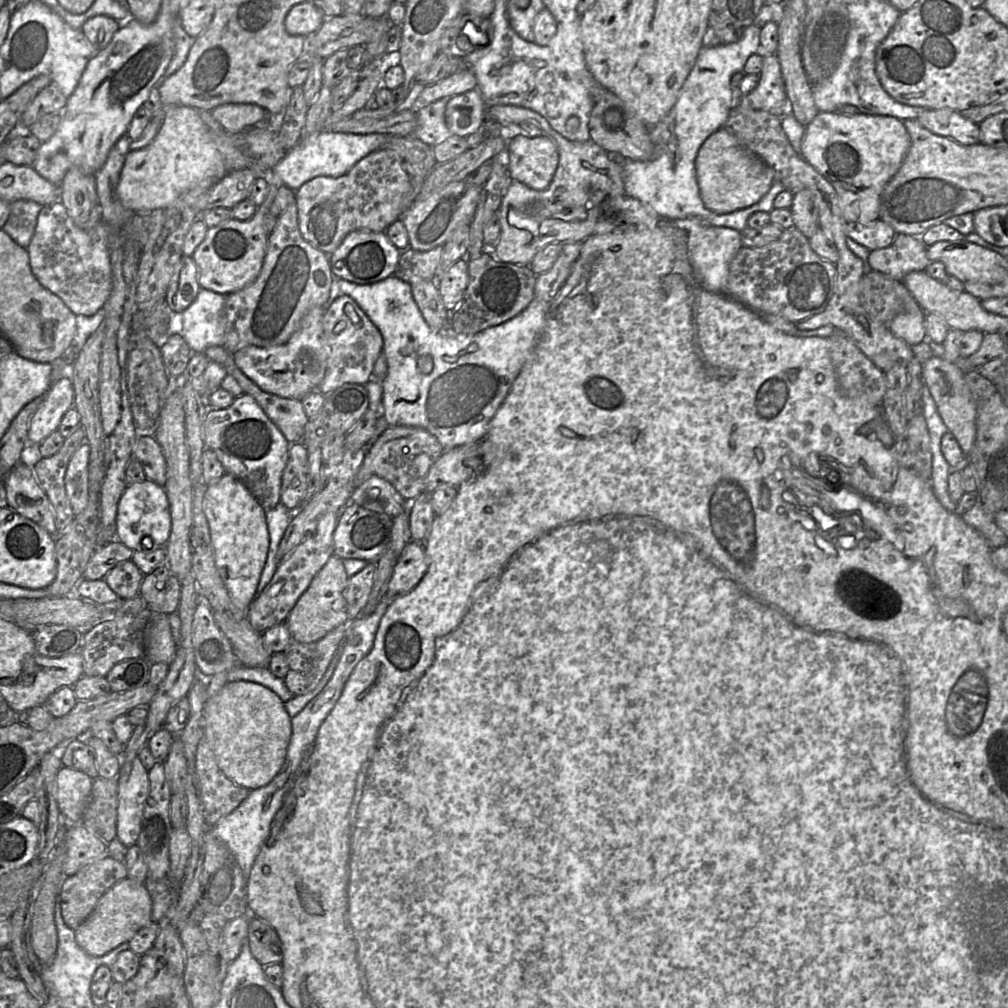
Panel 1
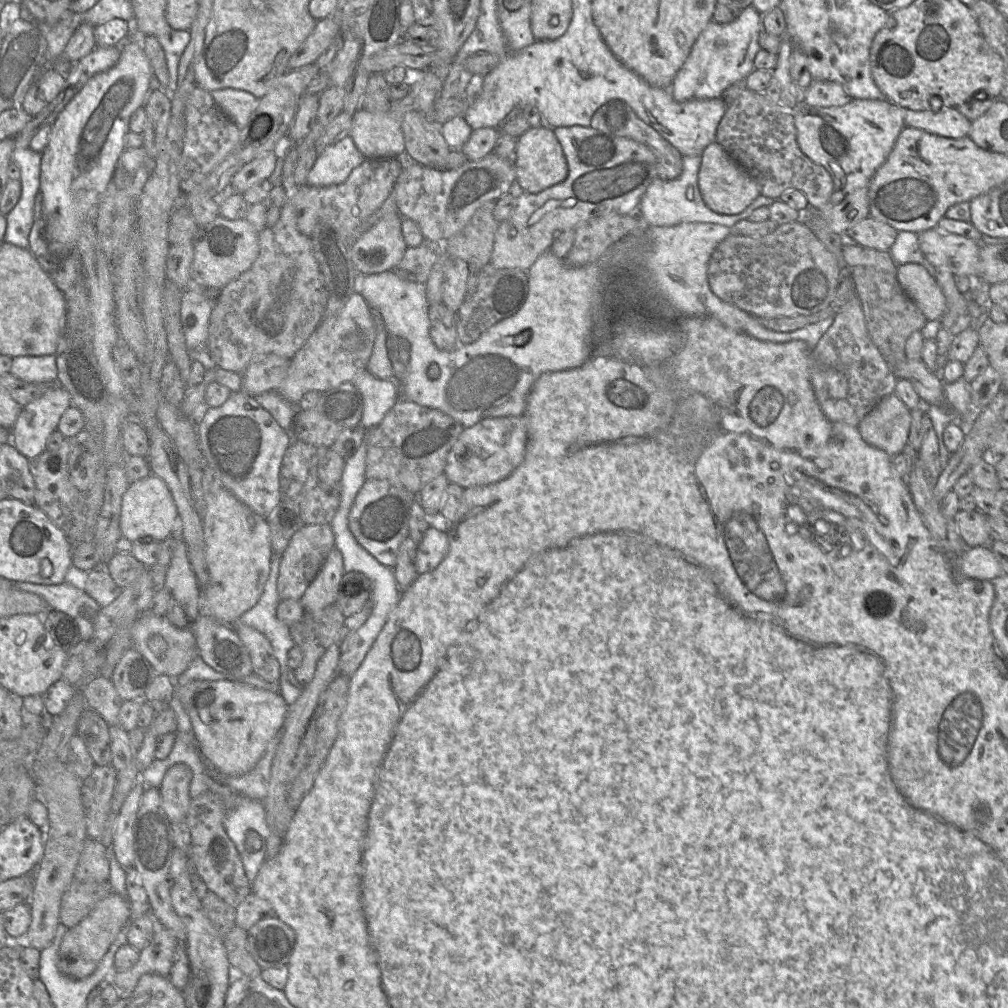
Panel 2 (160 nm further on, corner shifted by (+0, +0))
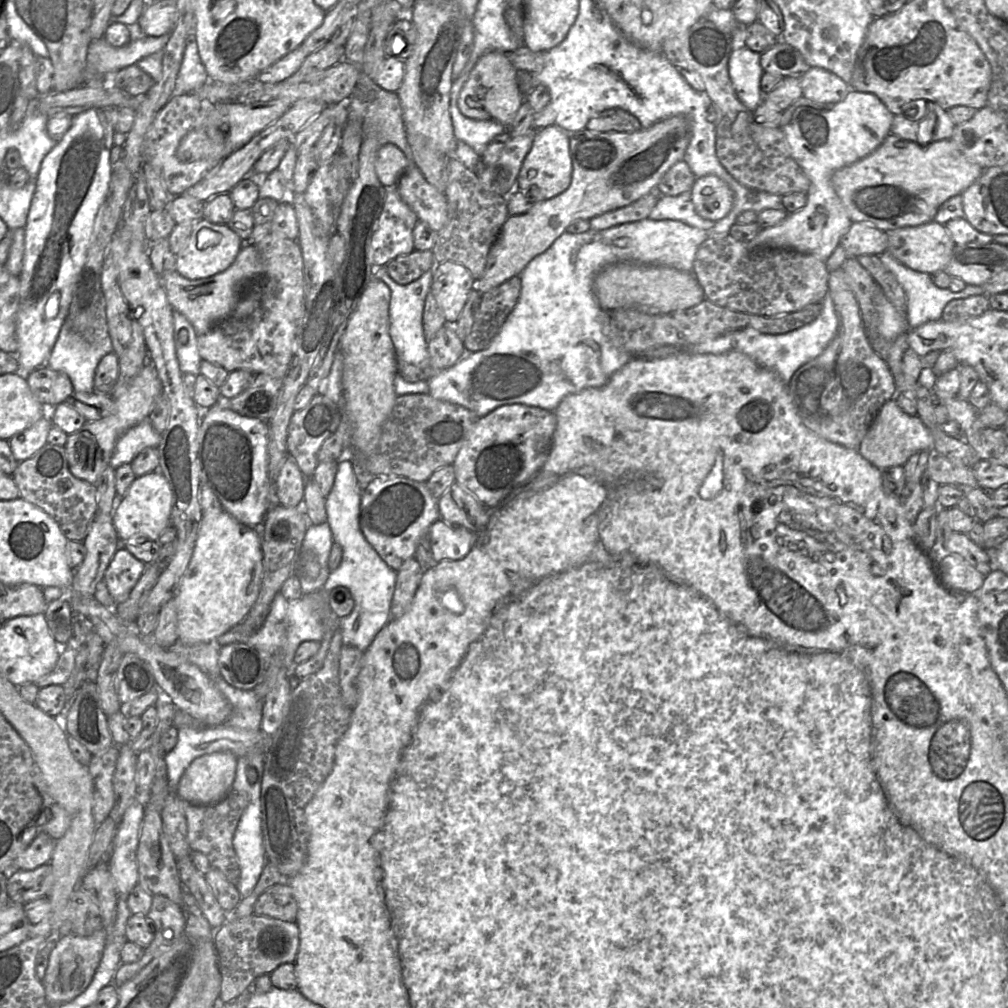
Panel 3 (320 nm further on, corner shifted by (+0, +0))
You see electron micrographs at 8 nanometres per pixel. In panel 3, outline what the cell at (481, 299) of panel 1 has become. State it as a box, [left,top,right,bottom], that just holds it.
[463,276,521,352]

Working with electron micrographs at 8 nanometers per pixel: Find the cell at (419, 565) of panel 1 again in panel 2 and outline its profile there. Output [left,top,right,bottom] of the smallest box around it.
[417,526,448,574]

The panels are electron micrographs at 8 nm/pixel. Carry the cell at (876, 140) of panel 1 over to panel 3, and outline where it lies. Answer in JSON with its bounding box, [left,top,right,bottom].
[747,88,893,263]

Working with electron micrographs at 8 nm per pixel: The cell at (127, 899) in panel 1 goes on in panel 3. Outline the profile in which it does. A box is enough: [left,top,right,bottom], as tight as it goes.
[41,927,107,1006]

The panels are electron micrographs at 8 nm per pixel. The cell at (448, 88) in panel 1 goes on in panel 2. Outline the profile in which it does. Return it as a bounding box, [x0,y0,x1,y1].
[349,94,416,159]

